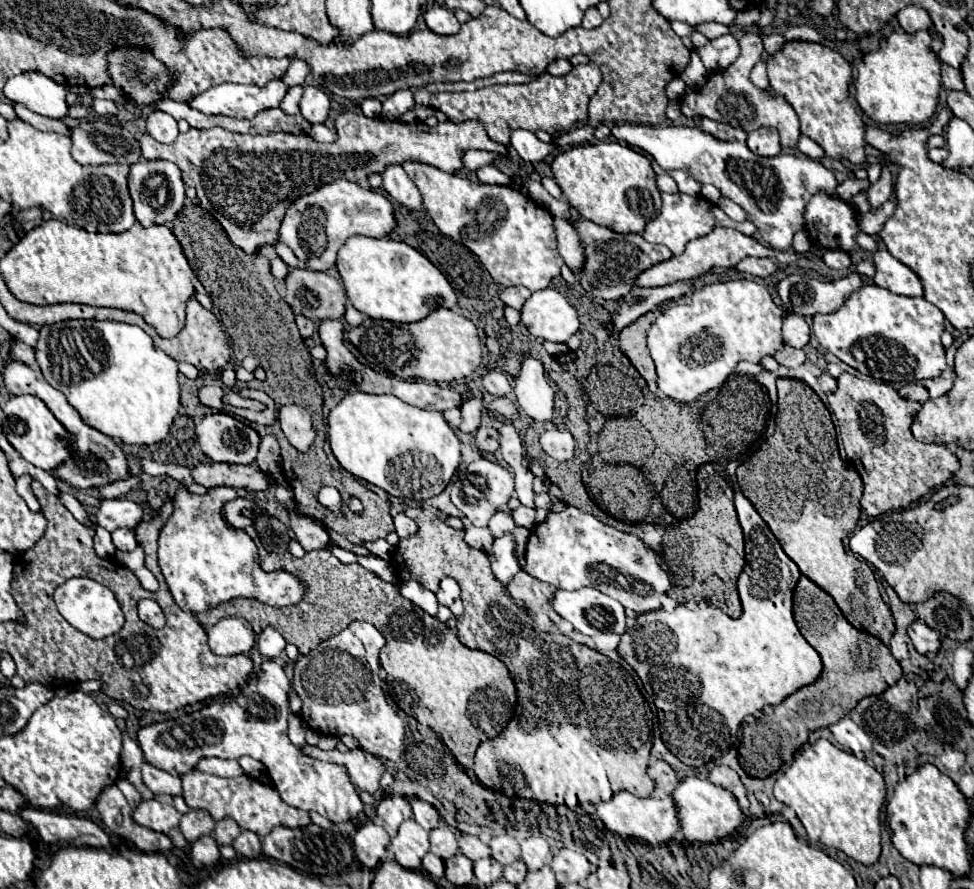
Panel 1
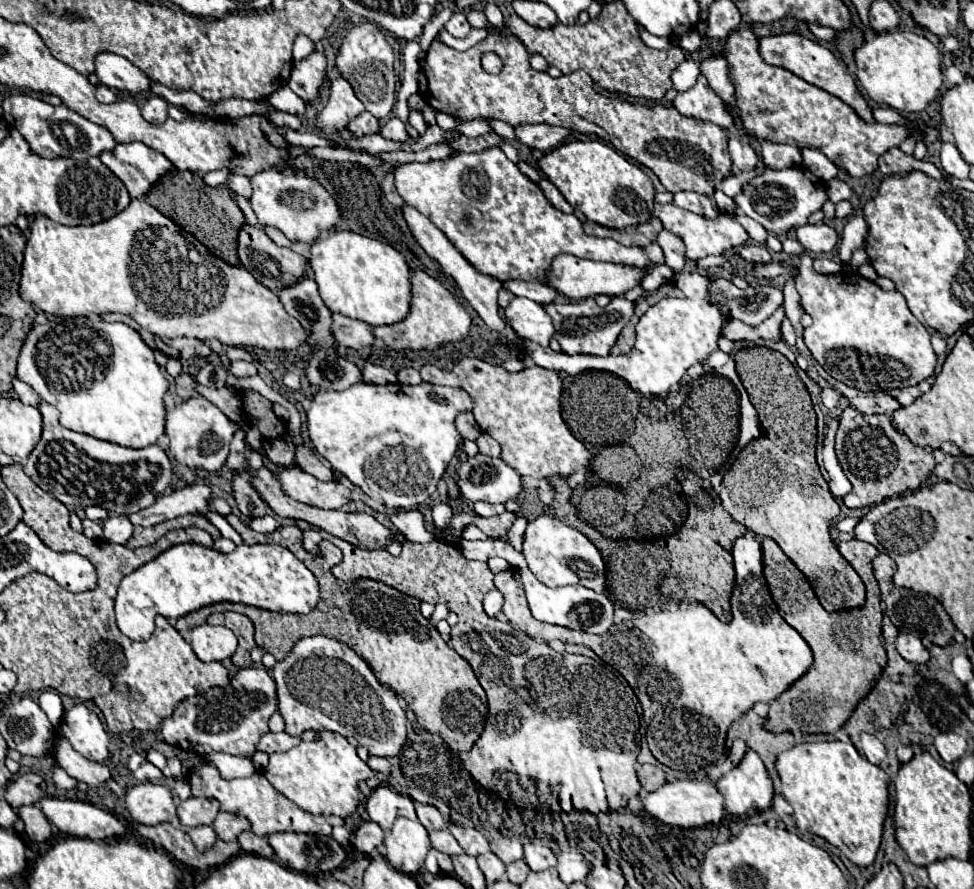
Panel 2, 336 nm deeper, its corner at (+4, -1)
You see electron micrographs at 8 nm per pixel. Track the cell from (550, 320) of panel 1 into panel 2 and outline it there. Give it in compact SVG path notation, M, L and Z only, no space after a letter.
M513 298L505 308L507 324L525 340L531 340L541 346L549 346L549 340L555 334L553 322L541 304L529 298Z

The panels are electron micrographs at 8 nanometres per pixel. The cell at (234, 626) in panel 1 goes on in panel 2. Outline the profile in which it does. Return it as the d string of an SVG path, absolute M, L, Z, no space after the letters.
M201 624L191 630L191 646L199 660L213 662L231 658L237 650L237 638L227 626Z

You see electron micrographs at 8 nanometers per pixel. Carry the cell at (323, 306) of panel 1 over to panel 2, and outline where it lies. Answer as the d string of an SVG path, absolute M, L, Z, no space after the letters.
M245 224L243 230L239 232L239 258L241 258L243 268L247 268L263 286L267 286L273 292L289 288L289 286L297 284L303 276L311 274L311 266L309 266L307 258L293 252L291 248L277 246L263 230L253 228L249 224Z

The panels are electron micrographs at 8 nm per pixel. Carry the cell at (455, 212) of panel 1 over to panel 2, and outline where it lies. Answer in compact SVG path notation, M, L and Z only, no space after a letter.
M489 148L479 154L457 154L441 162L427 164L401 164L395 168L395 186L403 200L415 206L421 214L429 216L431 222L449 238L449 242L471 262L475 270L481 274L493 276L501 282L507 280L523 280L523 282L539 282L545 284L547 268L551 268L555 256L573 254L577 258L599 260L599 262L619 262L619 264L635 264L647 266L651 260L643 254L641 248L623 246L611 238L595 238L583 232L583 226L575 214L563 214L553 208L553 204L545 198L541 188L531 182L519 168L503 154L501 148Z

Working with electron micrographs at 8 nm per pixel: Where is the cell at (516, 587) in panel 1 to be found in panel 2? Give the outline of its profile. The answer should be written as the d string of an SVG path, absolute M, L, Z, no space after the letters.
M753 532L737 538L733 544L733 566L735 566L735 588L733 588L733 622L723 624L703 604L691 604L685 610L661 610L655 614L636 614L633 620L613 624L605 634L587 634L562 626L545 624L531 616L525 588L517 570L505 570L495 574L495 586L505 596L503 612L507 620L515 622L527 635L545 641L558 639L568 644L589 646L603 662L605 654L609 664L621 672L621 676L635 690L643 706L643 720L647 724L647 742L653 756L673 768L689 772L693 762L715 762L725 752L725 736L729 726L741 718L753 704L771 702L781 696L795 680L799 680L813 664L809 644L793 630L777 612L777 606L769 594L767 580L763 576L763 546Z

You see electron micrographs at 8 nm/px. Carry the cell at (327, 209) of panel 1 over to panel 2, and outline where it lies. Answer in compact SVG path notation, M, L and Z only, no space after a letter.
M259 172L251 178L253 196L251 208L265 226L279 228L293 244L307 242L313 244L321 232L333 230L341 222L341 208L337 200L315 180L303 174L285 174L285 172Z

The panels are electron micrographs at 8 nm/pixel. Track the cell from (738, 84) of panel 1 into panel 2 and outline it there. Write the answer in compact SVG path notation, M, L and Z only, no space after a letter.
M699 76L697 84L685 92L679 92L673 100L673 106L683 116L693 116L699 120L713 122L721 128L735 132L735 120L729 114L725 102L707 86L705 76Z

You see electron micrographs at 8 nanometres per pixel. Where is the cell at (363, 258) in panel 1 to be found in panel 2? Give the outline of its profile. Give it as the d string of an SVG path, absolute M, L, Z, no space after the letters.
M339 230L311 246L309 260L321 298L331 312L361 320L369 326L401 322L411 308L411 268L389 244Z

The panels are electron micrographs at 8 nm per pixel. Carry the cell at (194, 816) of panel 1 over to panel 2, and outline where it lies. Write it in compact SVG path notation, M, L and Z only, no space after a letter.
M191 796L189 800L181 802L177 808L177 816L185 828L203 826L203 824L211 826L217 814L219 814L219 804L209 798L193 798Z

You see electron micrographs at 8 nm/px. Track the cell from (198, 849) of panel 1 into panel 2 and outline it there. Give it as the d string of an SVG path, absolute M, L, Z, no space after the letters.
M211 826L189 828L187 834L191 836L191 840L193 840L193 844L195 844L195 848L197 848L199 852L209 850L209 848L215 844L215 840L217 840L217 834L215 834L215 830L213 830Z

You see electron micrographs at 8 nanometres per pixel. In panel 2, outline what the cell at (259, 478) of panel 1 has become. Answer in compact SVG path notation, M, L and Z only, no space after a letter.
M283 468L275 472L275 478L287 496L309 506L331 510L351 502L351 490L341 482L321 482L299 468Z

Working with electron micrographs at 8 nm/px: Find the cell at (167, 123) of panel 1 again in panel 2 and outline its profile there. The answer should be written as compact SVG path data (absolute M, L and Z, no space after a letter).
M153 96L145 102L145 106L141 108L143 118L151 124L163 124L167 120L167 102L159 96Z

